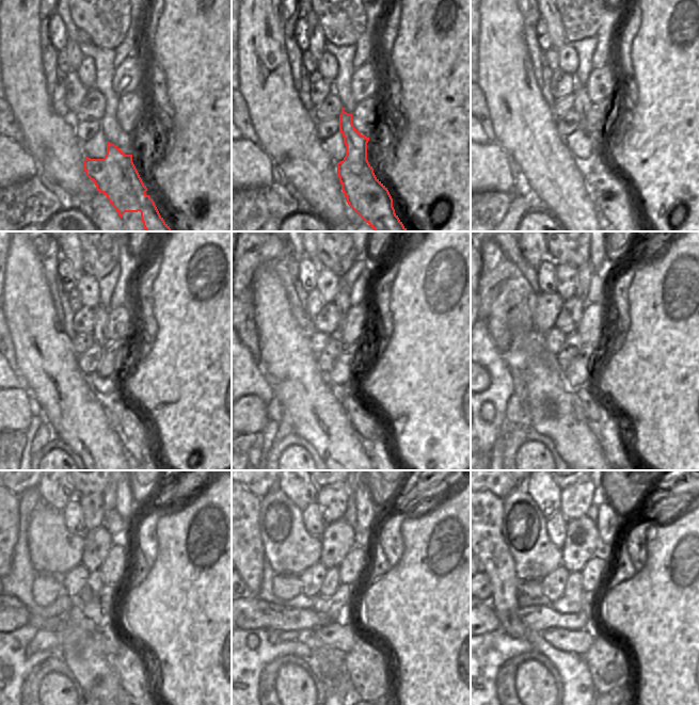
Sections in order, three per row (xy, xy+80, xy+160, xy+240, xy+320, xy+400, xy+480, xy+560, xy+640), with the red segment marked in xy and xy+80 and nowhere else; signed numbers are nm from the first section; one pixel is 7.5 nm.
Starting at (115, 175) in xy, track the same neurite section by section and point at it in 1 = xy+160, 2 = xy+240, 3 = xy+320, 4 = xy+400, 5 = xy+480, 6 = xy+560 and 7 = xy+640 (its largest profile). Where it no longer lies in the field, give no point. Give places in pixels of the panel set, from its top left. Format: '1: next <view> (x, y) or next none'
1: next xy+160 (608, 192)
2: next xy+240 (125, 420)
3: next xy+320 (365, 425)
4: next xy+400 (593, 411)
5: next xy+480 (110, 638)
6: next xy+560 (339, 634)
7: next xy+640 (578, 642)

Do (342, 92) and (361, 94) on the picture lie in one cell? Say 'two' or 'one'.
two

